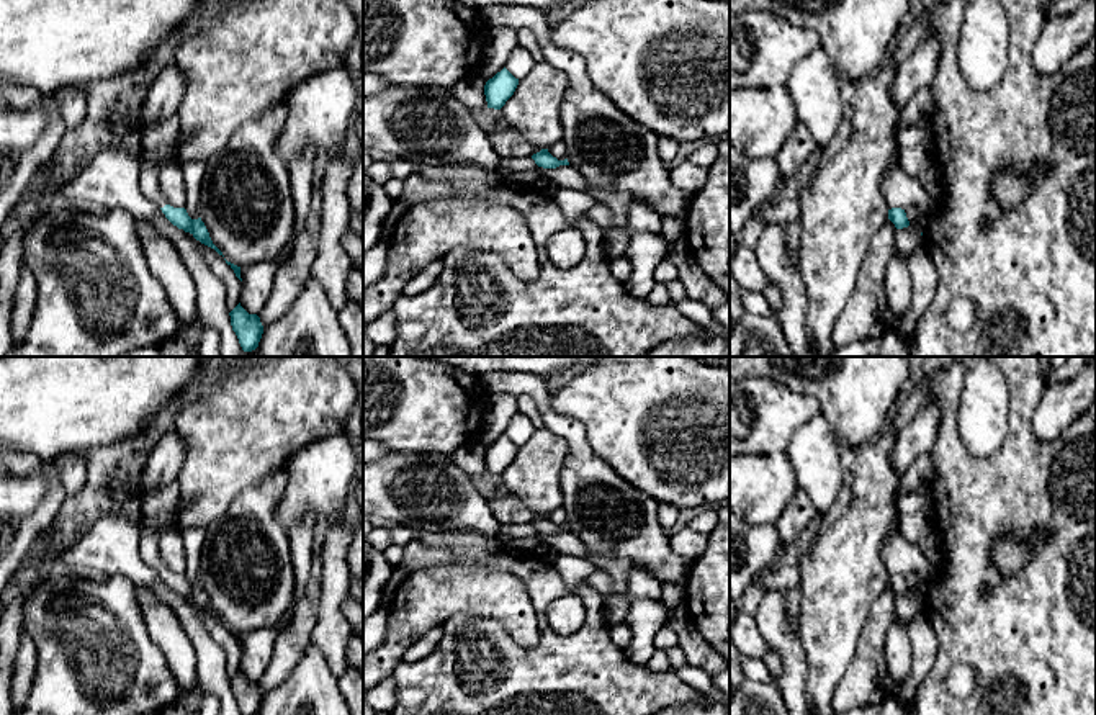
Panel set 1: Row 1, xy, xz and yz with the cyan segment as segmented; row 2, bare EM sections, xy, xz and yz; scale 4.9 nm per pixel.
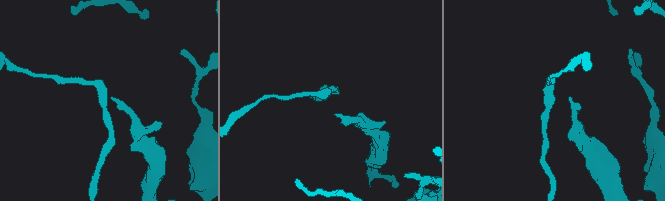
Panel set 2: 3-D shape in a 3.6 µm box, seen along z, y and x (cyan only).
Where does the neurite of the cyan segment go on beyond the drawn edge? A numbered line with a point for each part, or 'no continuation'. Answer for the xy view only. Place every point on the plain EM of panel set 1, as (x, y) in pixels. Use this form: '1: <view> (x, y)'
1: xy (149, 550)

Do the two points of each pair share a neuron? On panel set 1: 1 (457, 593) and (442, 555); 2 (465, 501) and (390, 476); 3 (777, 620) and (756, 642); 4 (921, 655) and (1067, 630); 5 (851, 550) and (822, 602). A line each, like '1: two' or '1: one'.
1: two
2: one
3: two
4: two
5: one

